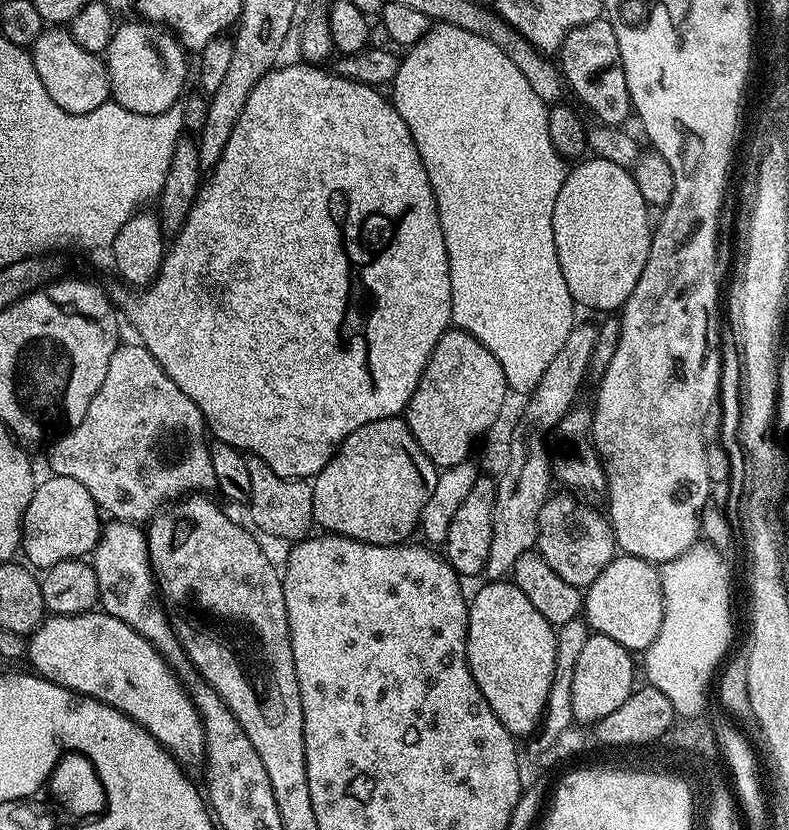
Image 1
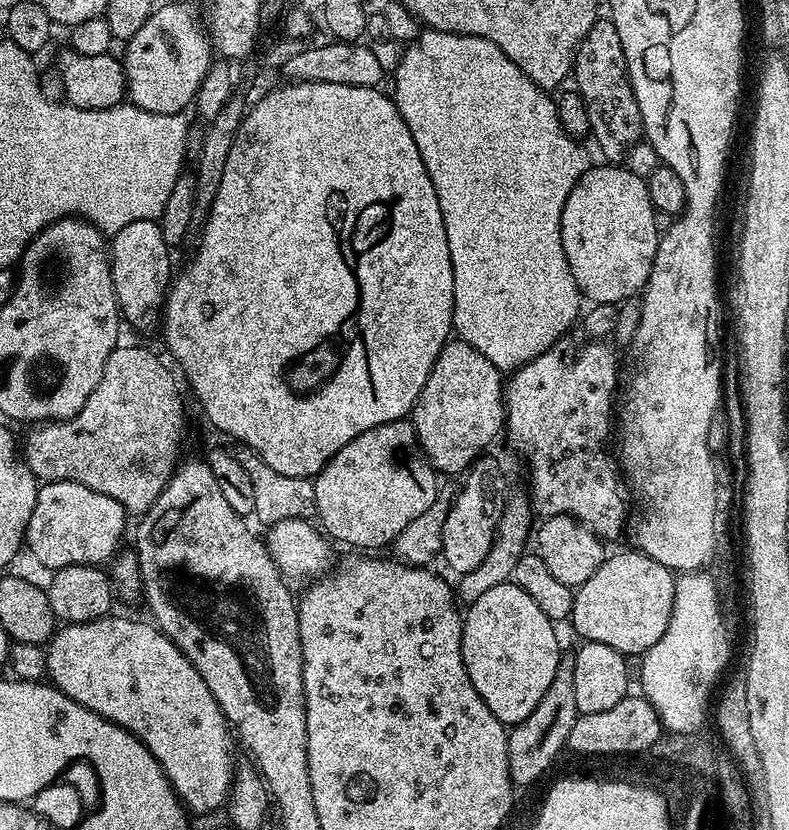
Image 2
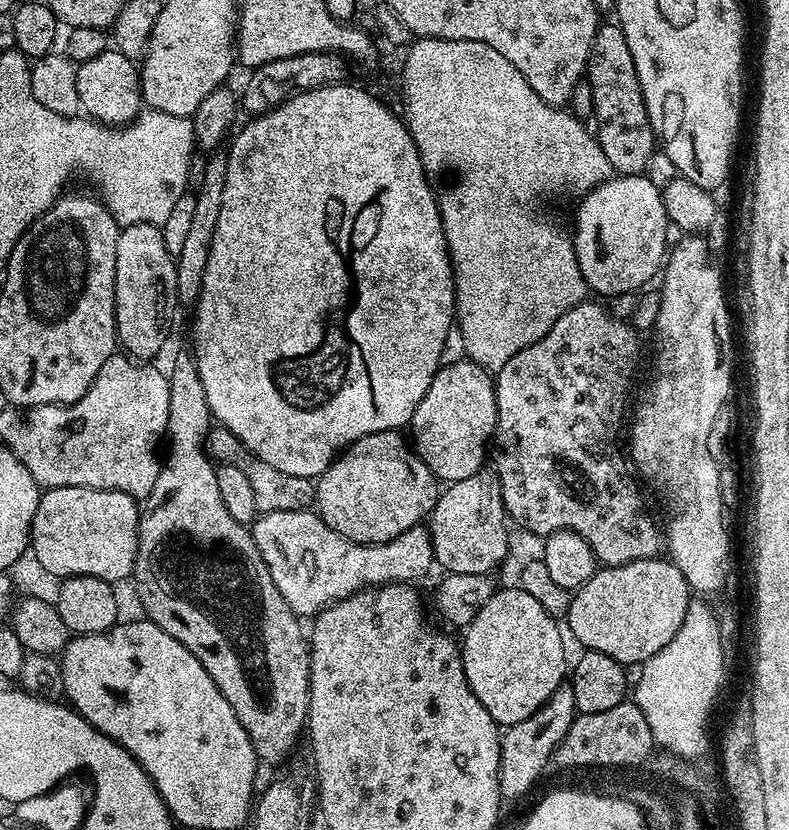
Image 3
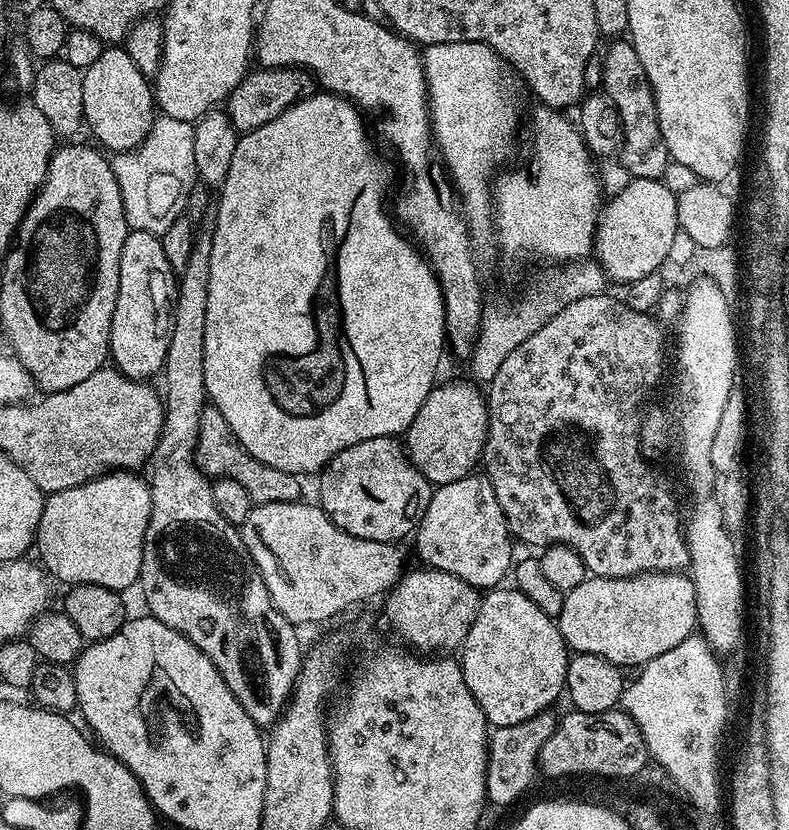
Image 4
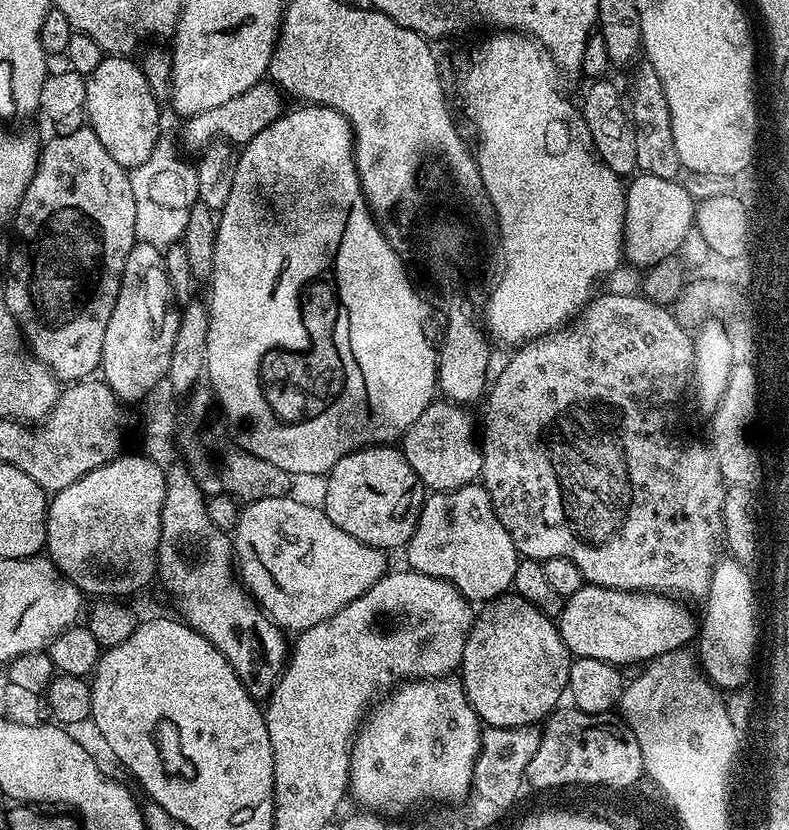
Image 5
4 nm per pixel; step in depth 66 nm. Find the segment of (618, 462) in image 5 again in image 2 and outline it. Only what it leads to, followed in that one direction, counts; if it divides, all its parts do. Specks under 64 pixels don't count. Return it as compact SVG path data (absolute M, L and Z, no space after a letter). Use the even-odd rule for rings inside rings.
M592 338L584 343L588 344L582 345L573 356L568 356L564 342L557 342L507 377L504 393L506 436L508 432L509 446L528 463L526 492L533 513L540 518L572 516L585 524L595 536L611 542L623 532L625 535L626 521L630 516L630 504L624 501L625 489L617 461L613 453L612 456L608 453L608 436L610 440L614 432L614 397L618 392L622 364L616 361L615 350L603 339Z

